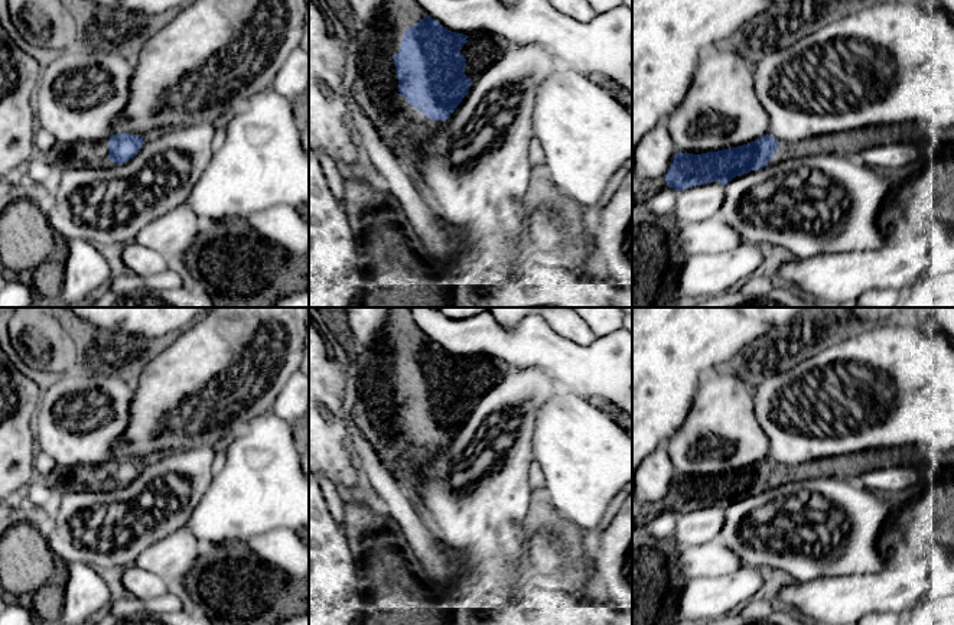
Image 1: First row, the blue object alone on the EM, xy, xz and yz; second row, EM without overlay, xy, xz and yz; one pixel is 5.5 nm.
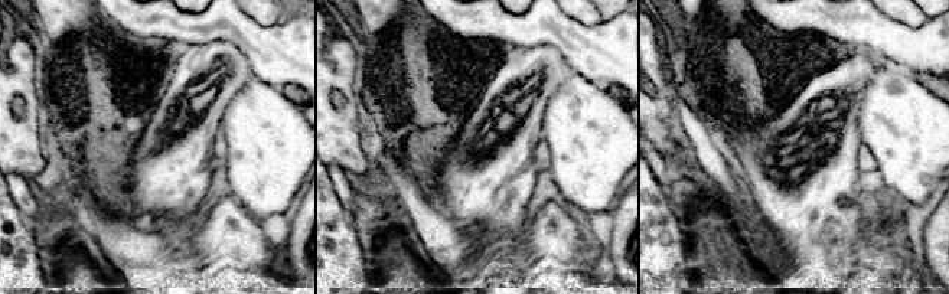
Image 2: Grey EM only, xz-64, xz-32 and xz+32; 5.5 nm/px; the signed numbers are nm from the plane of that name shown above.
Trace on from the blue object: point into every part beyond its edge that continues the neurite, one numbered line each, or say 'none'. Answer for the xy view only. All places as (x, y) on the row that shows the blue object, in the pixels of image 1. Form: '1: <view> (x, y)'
1: xy (94, 155)

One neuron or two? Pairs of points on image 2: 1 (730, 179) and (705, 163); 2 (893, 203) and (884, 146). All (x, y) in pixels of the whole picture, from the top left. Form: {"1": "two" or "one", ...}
{"1": "one", "2": "two"}

